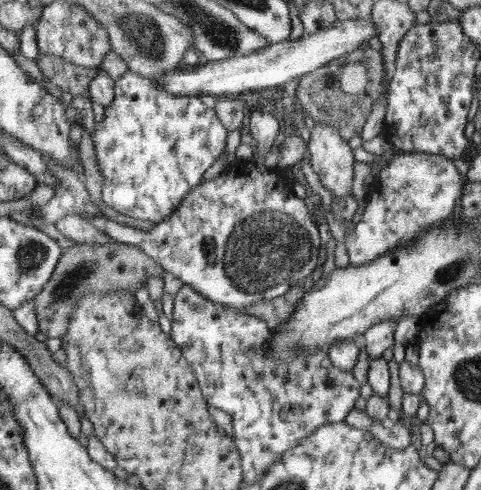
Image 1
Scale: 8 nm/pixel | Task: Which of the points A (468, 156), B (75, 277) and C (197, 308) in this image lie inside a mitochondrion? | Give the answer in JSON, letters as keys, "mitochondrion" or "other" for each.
{"A":"other","B":"mitochondrion","C":"mitochondrion"}

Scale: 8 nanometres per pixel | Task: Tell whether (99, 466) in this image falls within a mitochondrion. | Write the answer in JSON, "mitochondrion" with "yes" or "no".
{"mitochondrion":"no"}

